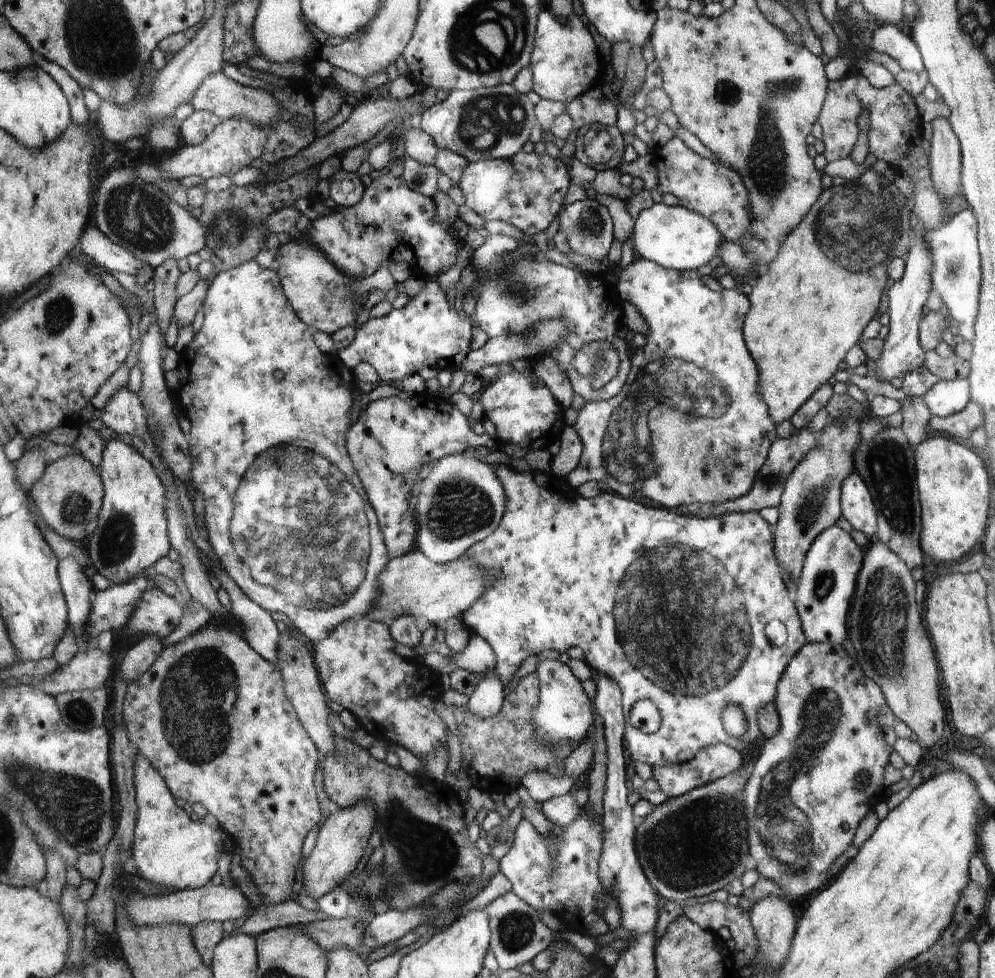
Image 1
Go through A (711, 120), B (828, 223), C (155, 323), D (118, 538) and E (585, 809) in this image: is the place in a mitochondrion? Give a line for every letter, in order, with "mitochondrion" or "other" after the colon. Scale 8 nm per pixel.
A: other
B: mitochondrion
C: other
D: mitochondrion
E: other

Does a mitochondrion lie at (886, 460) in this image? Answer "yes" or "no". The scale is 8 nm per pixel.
yes

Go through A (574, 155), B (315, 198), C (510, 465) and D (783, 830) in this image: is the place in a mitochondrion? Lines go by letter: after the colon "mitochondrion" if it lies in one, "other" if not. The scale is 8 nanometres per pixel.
A: other
B: other
C: other
D: mitochondrion

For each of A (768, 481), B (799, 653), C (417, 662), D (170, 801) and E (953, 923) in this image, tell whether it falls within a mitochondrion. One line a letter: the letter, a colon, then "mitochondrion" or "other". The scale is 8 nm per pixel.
A: mitochondrion
B: other
C: other
D: other
E: other

